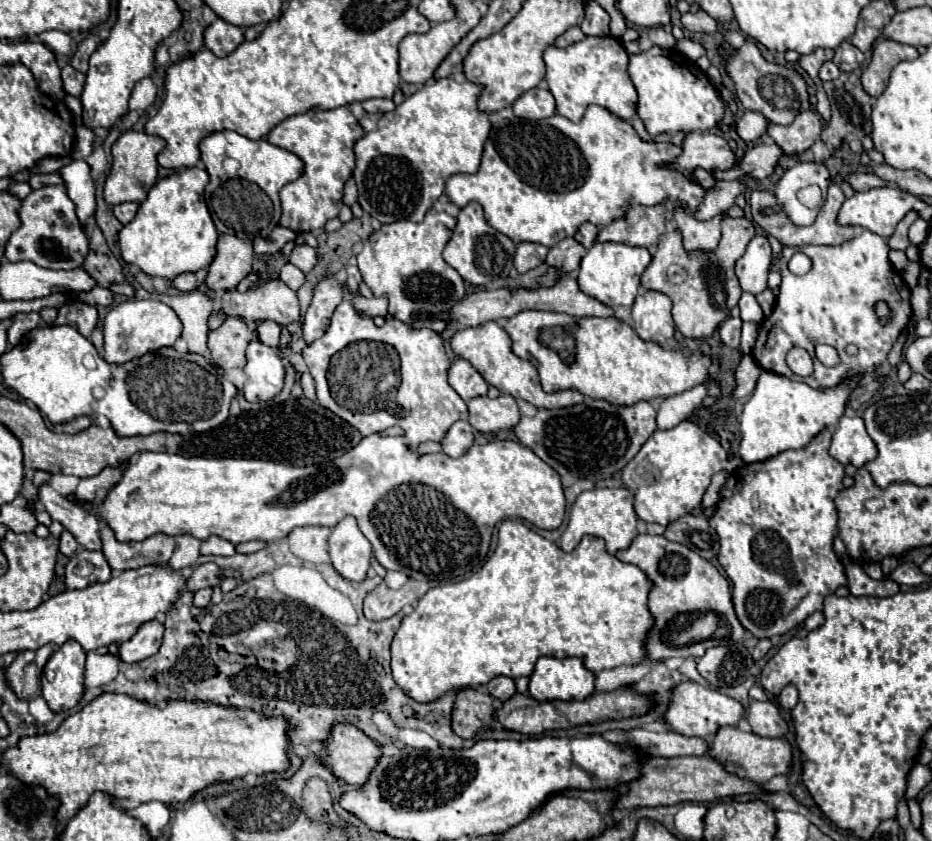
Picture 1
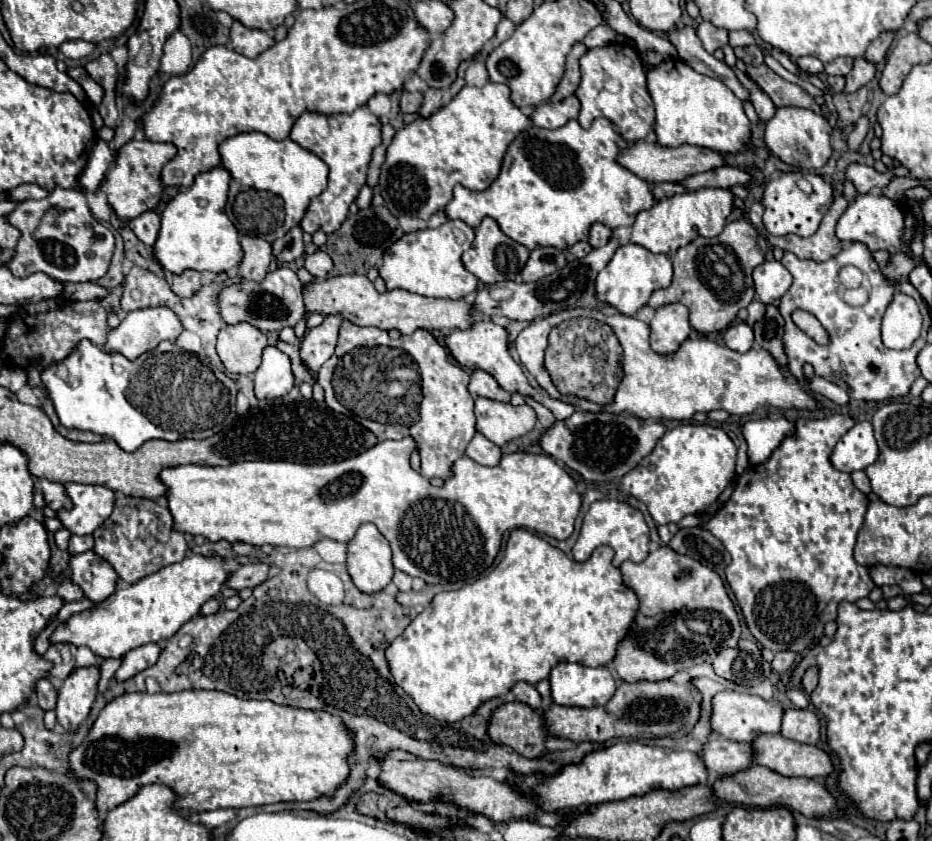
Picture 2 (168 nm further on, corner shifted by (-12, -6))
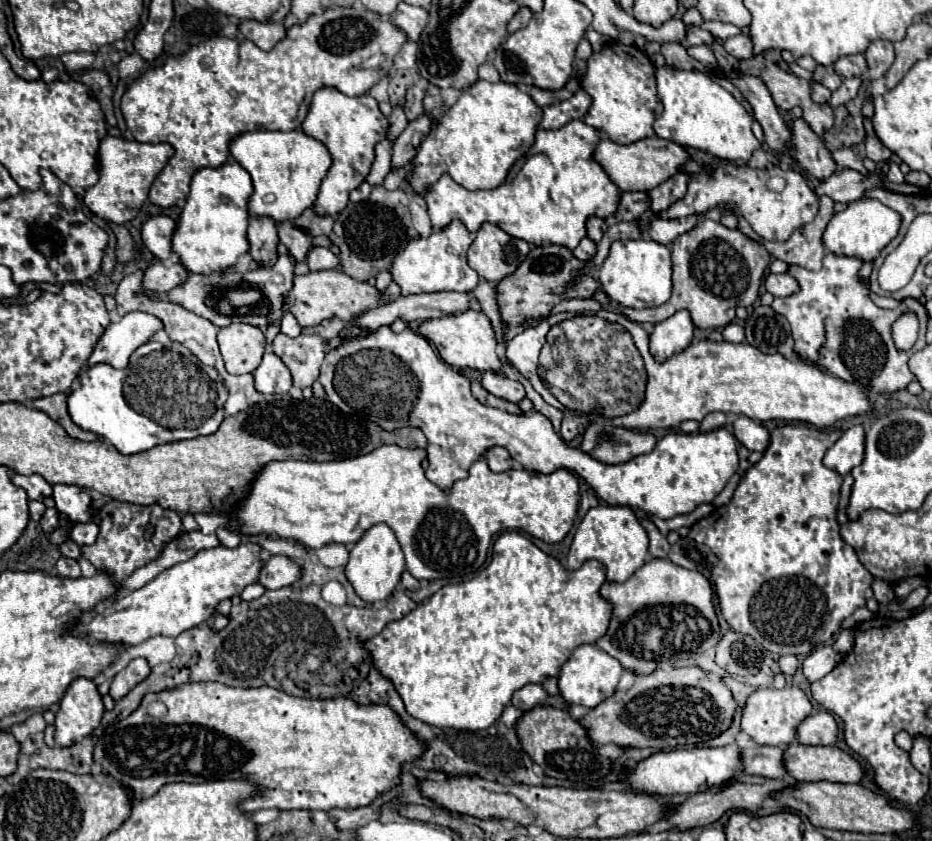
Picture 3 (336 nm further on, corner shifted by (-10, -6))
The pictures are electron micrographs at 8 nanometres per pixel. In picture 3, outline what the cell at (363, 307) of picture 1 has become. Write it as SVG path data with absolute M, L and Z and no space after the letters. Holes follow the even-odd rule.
M328 269L294 277L294 287L288 295L288 311L296 317L300 327L320 325L324 319L340 319L344 323L352 323L358 315L386 305L388 299L390 297L386 297L374 285L356 281L340 269Z

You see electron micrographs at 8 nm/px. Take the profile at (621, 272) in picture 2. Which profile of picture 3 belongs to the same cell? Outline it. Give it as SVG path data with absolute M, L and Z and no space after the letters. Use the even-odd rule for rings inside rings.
M636 239L636 241L614 241L610 247L610 255L600 267L598 281L602 291L614 299L622 307L640 309L640 307L656 307L670 299L672 293L672 261L670 249L650 241L650 239Z

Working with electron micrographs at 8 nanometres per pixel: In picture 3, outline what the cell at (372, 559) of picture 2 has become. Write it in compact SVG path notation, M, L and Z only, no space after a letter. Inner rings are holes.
M384 523L372 525L358 543L350 549L350 561L346 565L346 577L352 583L356 595L362 601L374 603L374 601L384 601L390 597L394 587L400 581L400 575L404 571L404 555L400 551L400 545L392 533L392 529Z

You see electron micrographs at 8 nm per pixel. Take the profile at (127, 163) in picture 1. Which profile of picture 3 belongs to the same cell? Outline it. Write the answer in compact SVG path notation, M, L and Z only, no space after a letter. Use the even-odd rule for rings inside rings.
M104 137L100 143L100 179L96 185L86 189L84 203L92 213L102 217L104 221L112 221L118 225L124 225L126 221L132 221L142 203L148 199L148 191L156 175L162 171L162 167L168 163L168 159L174 155L174 149L168 143L138 143L138 141L126 141L118 137Z

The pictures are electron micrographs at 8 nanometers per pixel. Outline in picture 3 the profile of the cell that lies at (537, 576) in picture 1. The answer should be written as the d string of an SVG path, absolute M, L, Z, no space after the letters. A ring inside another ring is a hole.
M506 531L506 533L502 533L496 539L492 561L490 561L490 565L480 575L476 575L472 581L456 583L456 585L446 585L446 587L438 589L430 597L428 603L418 605L402 621L394 621L394 623L386 625L386 629L380 635L376 635L370 641L366 641L366 649L370 649L372 659L374 659L374 665L378 667L378 671L394 683L398 695L402 697L402 701L406 705L406 711L412 717L416 717L416 719L420 719L420 721L424 721L428 725L434 725L434 727L456 727L456 729L468 729L468 731L486 729L486 727L490 727L500 717L504 705L510 703L510 697L512 697L512 693L516 689L524 687L526 683L542 683L548 677L556 677L560 673L560 667L572 657L572 653L574 653L576 647L580 647L584 643L594 645L598 639L602 639L606 635L608 625L610 625L610 619L612 619L612 603L606 601L600 595L600 587L602 587L604 579L606 579L606 567L600 561L596 561L596 559L586 561L576 571L568 571L558 559L554 559L554 557L546 555L544 551L540 551L520 531Z

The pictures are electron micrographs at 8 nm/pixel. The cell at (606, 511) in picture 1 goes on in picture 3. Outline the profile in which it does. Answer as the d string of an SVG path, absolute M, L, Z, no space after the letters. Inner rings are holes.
M598 505L586 513L582 523L578 525L578 531L574 535L574 541L570 545L568 553L568 569L578 569L588 559L598 559L606 565L606 575L610 581L626 581L636 569L640 569L646 561L648 553L648 535L636 515L630 507L610 507L610 505Z

